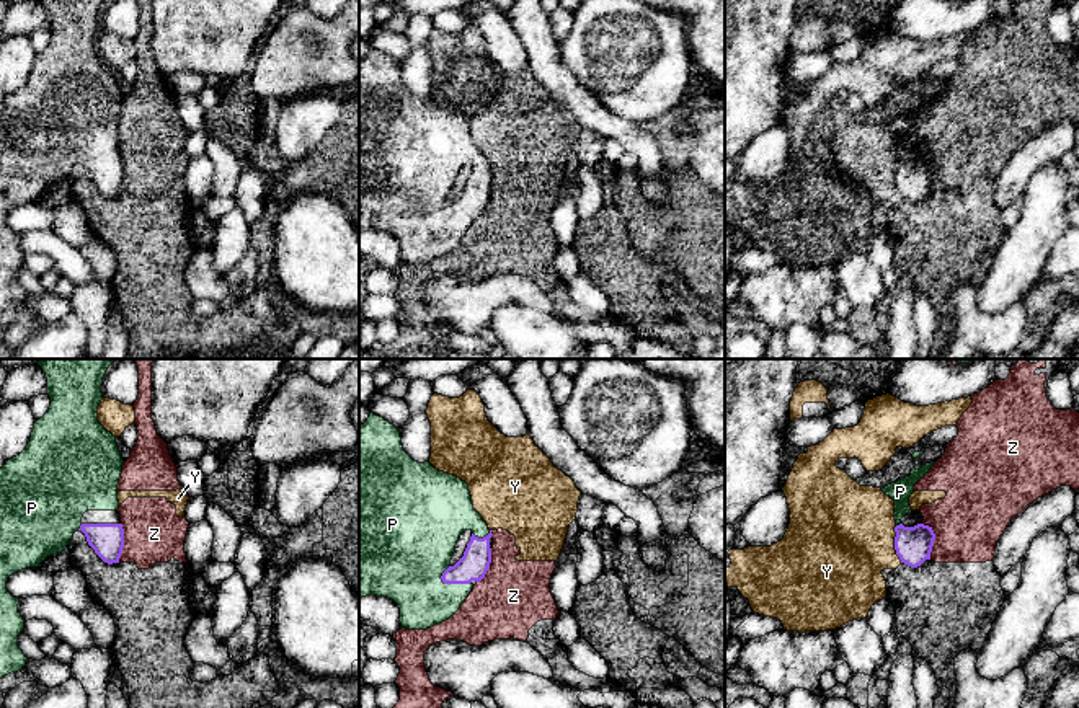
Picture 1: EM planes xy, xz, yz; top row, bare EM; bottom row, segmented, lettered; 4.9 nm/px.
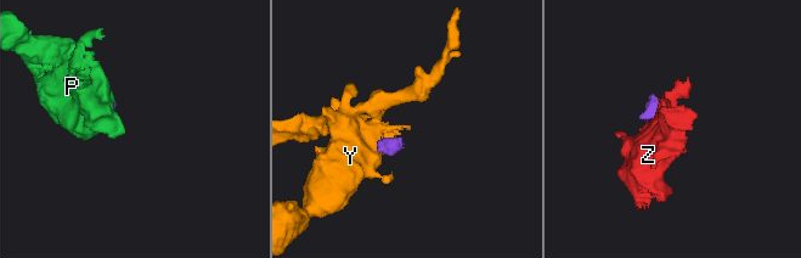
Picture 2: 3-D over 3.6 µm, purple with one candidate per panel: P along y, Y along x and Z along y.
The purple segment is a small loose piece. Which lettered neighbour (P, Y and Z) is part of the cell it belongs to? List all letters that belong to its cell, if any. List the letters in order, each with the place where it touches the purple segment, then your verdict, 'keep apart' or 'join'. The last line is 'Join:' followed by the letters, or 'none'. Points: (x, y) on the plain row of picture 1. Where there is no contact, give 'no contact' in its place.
P: contact xz (454, 217); join
Y: contact yz (895, 178); keep apart
Z: contact yz (934, 173); keep apart
Join: P

